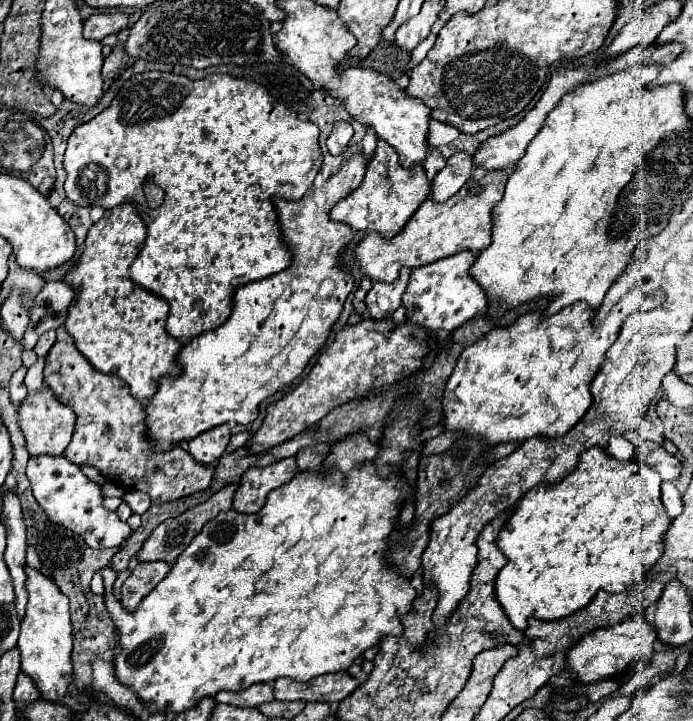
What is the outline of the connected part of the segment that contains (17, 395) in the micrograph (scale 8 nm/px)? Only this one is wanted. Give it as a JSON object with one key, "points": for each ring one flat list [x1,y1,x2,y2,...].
{"points":[[18,368,12,378,10,378,10,398,12,398,12,404,14,406,20,406,20,402,26,398,28,390,26,390,26,384,24,384,24,374,26,374,26,368]]}

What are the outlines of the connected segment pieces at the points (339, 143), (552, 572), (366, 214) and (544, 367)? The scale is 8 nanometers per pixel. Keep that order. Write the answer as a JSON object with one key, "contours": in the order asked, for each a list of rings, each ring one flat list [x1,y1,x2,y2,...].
{"contours":[[[336,122,334,130,330,132,328,142,326,142,326,146,328,146,330,154,334,154,334,156,336,156,336,154,344,152,344,148,348,146,348,142,350,142,352,134,354,134,354,130,352,130,352,126,350,126,348,122]],[[592,448,592,450,582,452,578,456,578,466,568,476,564,476,558,484,548,486,544,490,544,494,524,494,522,500,516,504,516,510,508,518,504,530,496,538,496,542,498,542,496,546,508,558,508,564,500,570,500,574,496,578,496,598,502,604,502,608,504,608,506,616,510,618,512,626,516,630,524,632,528,628,528,618,538,618,538,620,560,620,560,618,566,618,566,616,582,610,584,606,588,606,598,590,624,592,630,584,642,580,648,574,648,570,656,564,656,560,662,556,662,552,664,552,664,534,668,532,670,522,672,522,668,518,668,514,664,514,664,504,660,502,660,484,662,484,662,478,652,468,640,466,640,462,636,462,636,460,620,462,620,460,608,456,602,448]],[[378,140,376,152,366,166,364,180,356,190,352,190,352,194,342,198,332,208,330,220,348,224,352,230,378,232,384,238,392,238,406,226,406,222,412,218,418,206,428,198,428,194,430,194,430,180,426,178,424,168,422,166,412,166,412,170,402,168,396,150,392,150,392,146,388,146,386,142]],[[632,288,628,294,624,294,624,296,620,298,620,302,616,302,616,304,612,306,612,310,608,312,608,316,606,316,598,326,592,324,596,310,590,308,588,304,576,302,576,304,572,304,572,306,568,306,568,308,564,308,562,312,552,314,552,316,542,316,540,312,530,312,530,314,524,314,524,316,516,318,510,326,492,328,488,334,484,334,484,338,480,338,478,342,474,342,472,346,468,346,468,348,460,354,460,358,458,358,458,362,456,362,456,368,452,370,452,374,450,374,450,378,448,378,448,384,446,384,446,390,444,390,444,400,442,400,442,402,444,402,444,422,442,422,444,428,446,428,446,430,462,430,462,432,466,432,468,436,478,434,478,436,482,436,484,442,494,444,494,446,496,446,496,444,502,444,502,442,516,442,516,440,518,440,518,442,524,442,524,440,528,440,528,438,532,438,532,436,536,436,536,434,544,434,546,438,560,438,560,436,564,436,564,434,586,414,586,410,590,408,590,404,592,404,590,382,592,382,594,376,598,374,606,350,616,342,624,318,626,318,628,314,636,312,636,310,642,310,642,312,654,310,654,308,658,308,662,302,664,302,664,292,662,292,662,290,656,290,654,294,644,294,640,288]]]}

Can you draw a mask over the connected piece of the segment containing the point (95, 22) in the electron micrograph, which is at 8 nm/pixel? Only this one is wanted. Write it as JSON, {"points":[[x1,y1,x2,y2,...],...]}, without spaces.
{"points":[[92,14,84,22,84,38,88,40,102,40,104,36,118,34,122,28,128,26,128,16,126,14]]}

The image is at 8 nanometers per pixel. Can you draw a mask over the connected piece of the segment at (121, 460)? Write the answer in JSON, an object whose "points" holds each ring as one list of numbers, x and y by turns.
{"points":[[60,326,58,338,46,356,44,382,54,390,56,398,76,412,74,436,64,452,74,464,96,466,108,480,150,494,152,504,184,498,198,490,206,490,212,482,214,468,198,464,180,446,170,452,152,452,144,432,144,406,130,394,128,384,118,376,102,374,78,352,72,336]]}

